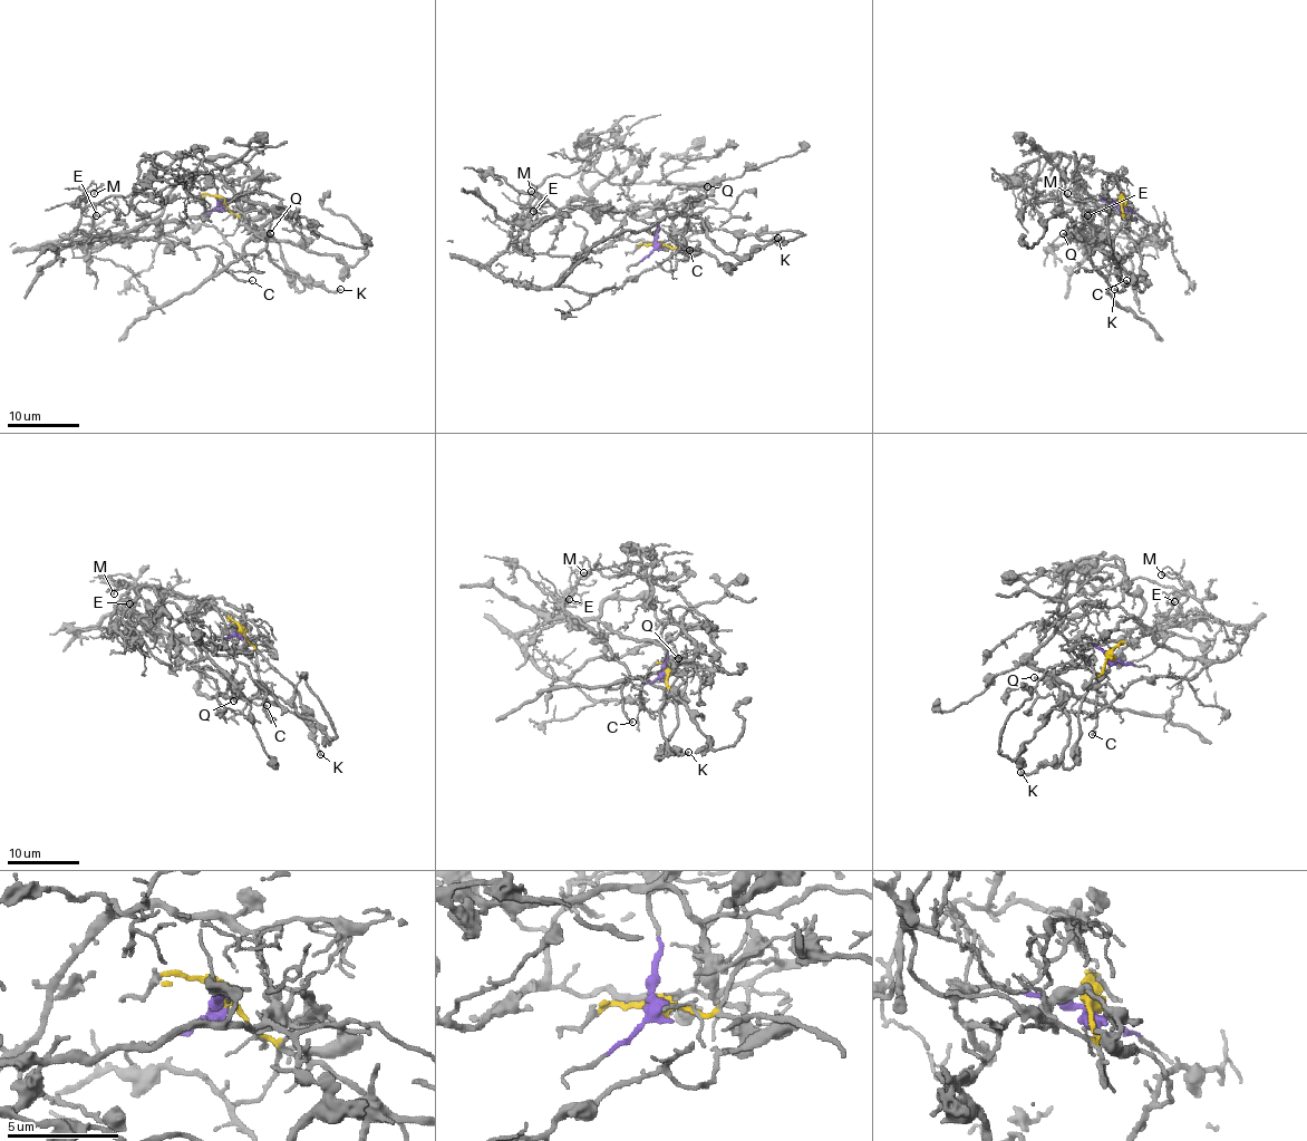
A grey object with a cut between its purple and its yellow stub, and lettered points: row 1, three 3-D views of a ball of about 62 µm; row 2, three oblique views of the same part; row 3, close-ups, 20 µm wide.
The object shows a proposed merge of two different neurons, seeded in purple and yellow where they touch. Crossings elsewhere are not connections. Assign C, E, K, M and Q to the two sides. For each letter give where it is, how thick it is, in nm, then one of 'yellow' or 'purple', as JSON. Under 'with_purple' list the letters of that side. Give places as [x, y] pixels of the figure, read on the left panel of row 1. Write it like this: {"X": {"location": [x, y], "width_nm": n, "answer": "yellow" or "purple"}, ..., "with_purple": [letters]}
{"C": {"location": [252, 280], "width_nm": 140, "answer": "yellow"}, "E": {"location": [96, 215], "width_nm": 120, "answer": "purple"}, "K": {"location": [340, 289], "width_nm": 140, "answer": "yellow"}, "M": {"location": [94, 193], "width_nm": 80, "answer": "purple"}, "Q": {"location": [270, 233], "width_nm": 190, "answer": "yellow"}, "with_purple": ["E", "M"]}

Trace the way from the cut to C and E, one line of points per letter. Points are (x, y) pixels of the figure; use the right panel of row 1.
C: (1122, 204), (1145, 286), (1141, 290), (1096, 249), (1091, 262), (1107, 274), (1105, 260), (1126, 280)
E: (1122, 204), (1085, 197), (1078, 208), (1087, 216), (1087, 230), (1096, 233), (1096, 210), (1085, 204), (1087, 215)

